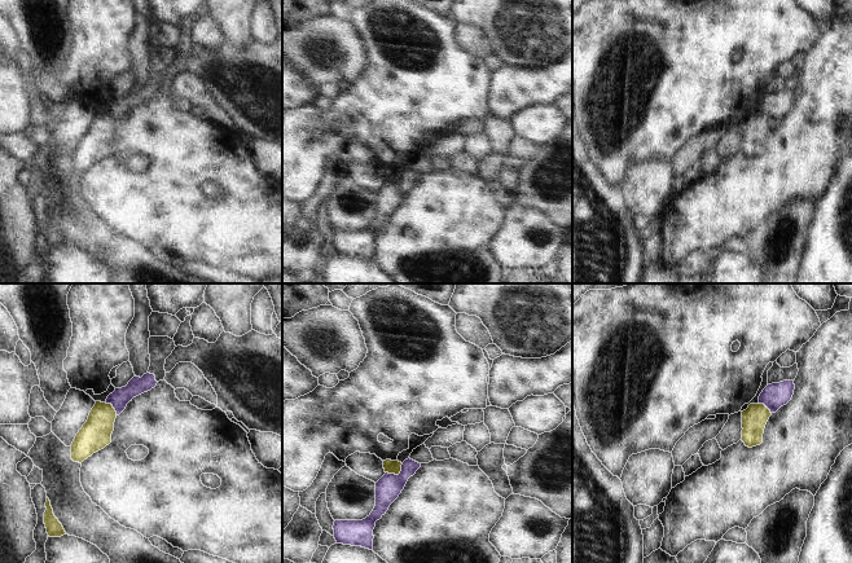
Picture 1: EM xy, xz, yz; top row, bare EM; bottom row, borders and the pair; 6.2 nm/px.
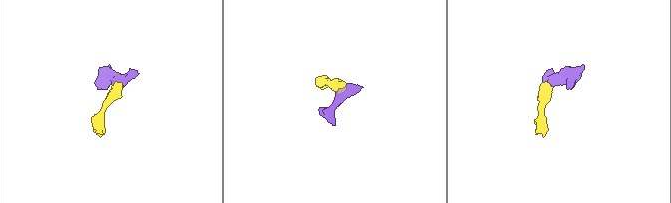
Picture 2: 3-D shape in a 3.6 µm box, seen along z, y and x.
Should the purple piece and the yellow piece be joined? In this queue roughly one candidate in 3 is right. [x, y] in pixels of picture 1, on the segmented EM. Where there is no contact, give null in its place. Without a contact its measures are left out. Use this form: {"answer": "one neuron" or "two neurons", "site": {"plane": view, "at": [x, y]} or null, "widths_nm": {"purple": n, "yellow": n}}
{"answer": "two neurons", "site": {"plane": "xz", "at": [396, 475]}, "widths_nm": {"purple": 160, "yellow": 80}}

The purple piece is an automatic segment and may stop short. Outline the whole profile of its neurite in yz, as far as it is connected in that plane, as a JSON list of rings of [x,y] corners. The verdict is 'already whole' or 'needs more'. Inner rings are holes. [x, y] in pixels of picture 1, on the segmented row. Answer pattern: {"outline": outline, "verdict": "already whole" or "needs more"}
{"outline": [[[794,381],[768,384],[759,396],[759,404],[764,404],[770,413],[776,413],[791,400],[794,390]]], "verdict": "already whole"}

